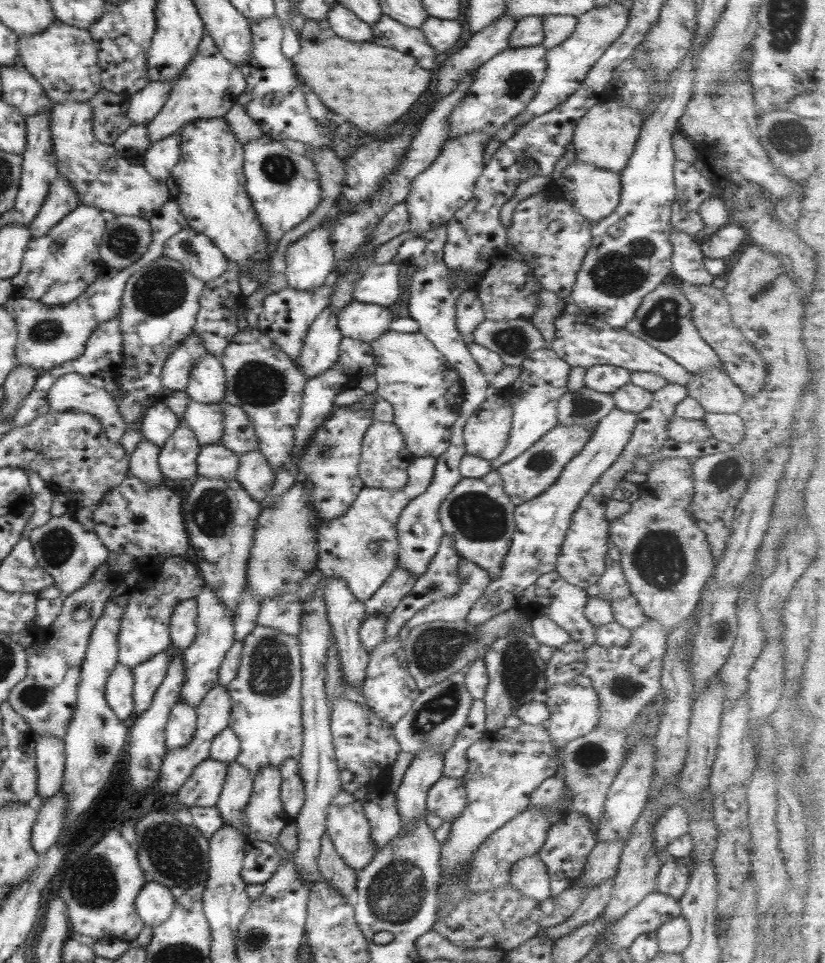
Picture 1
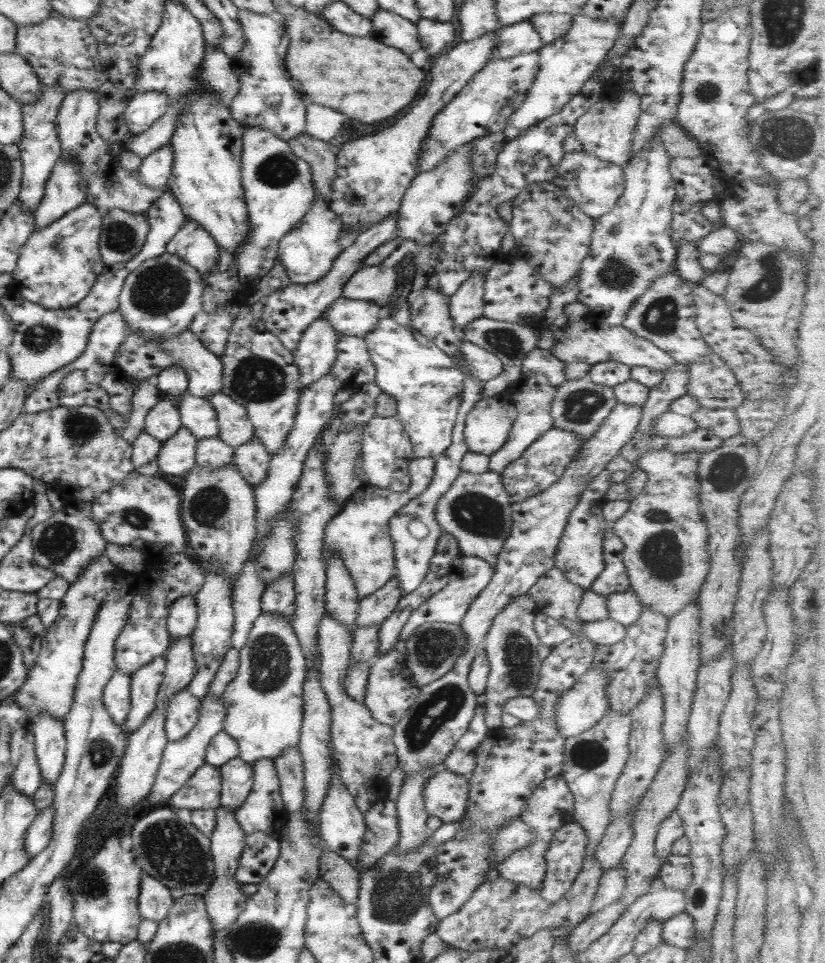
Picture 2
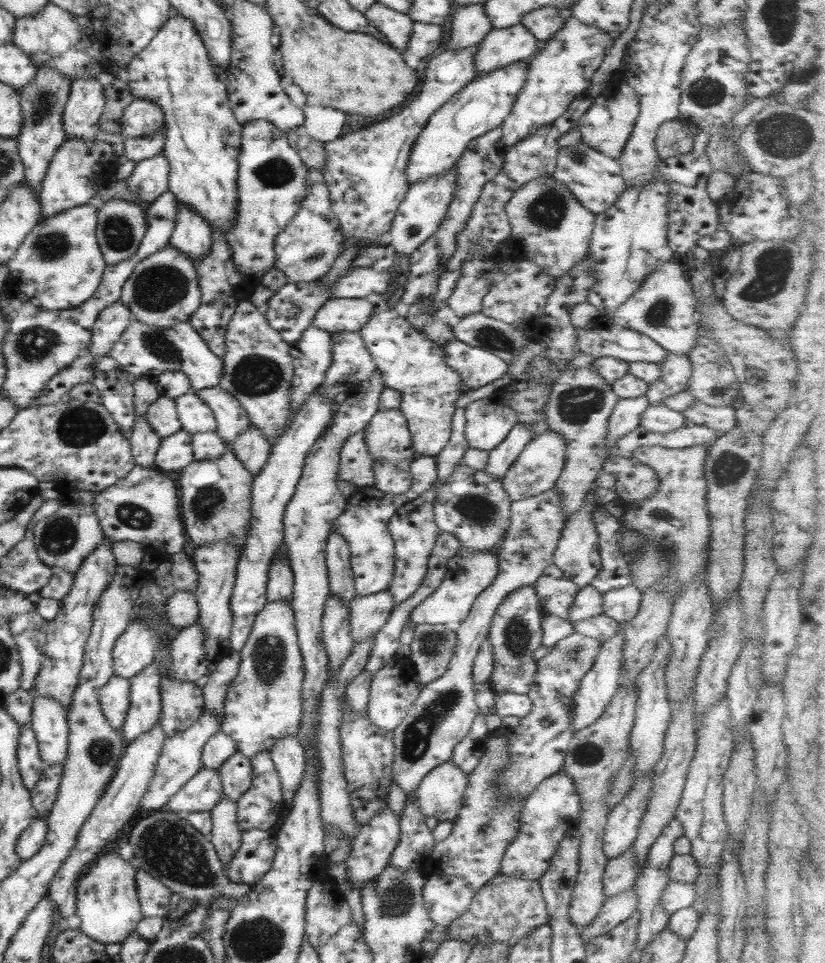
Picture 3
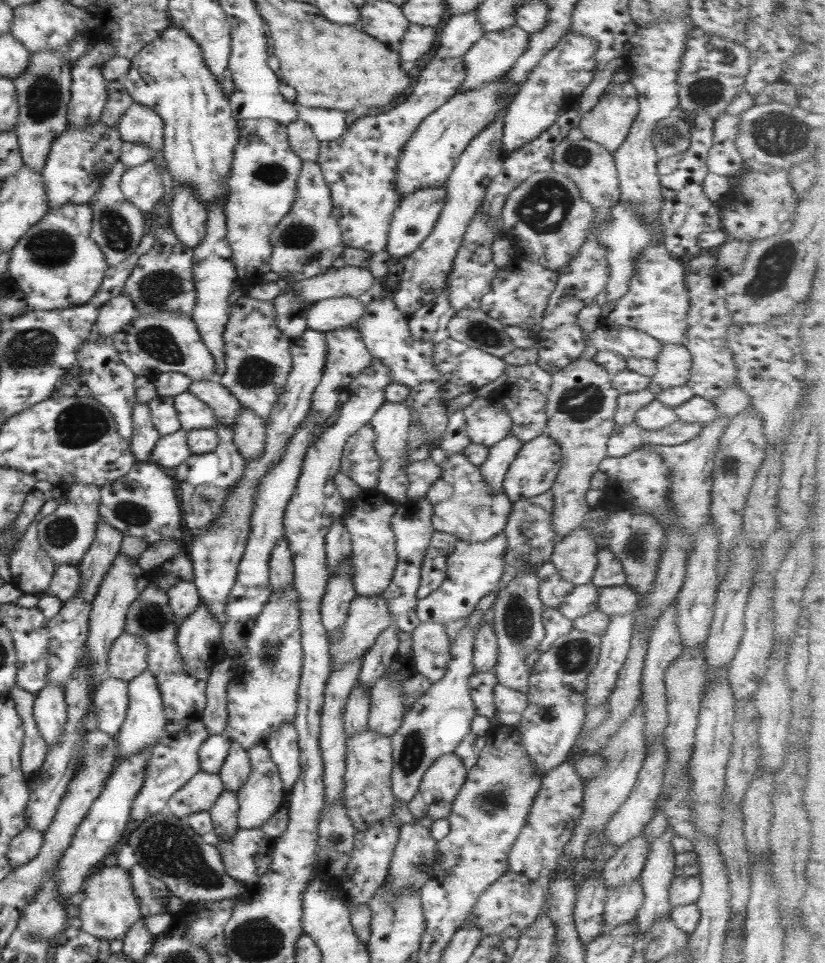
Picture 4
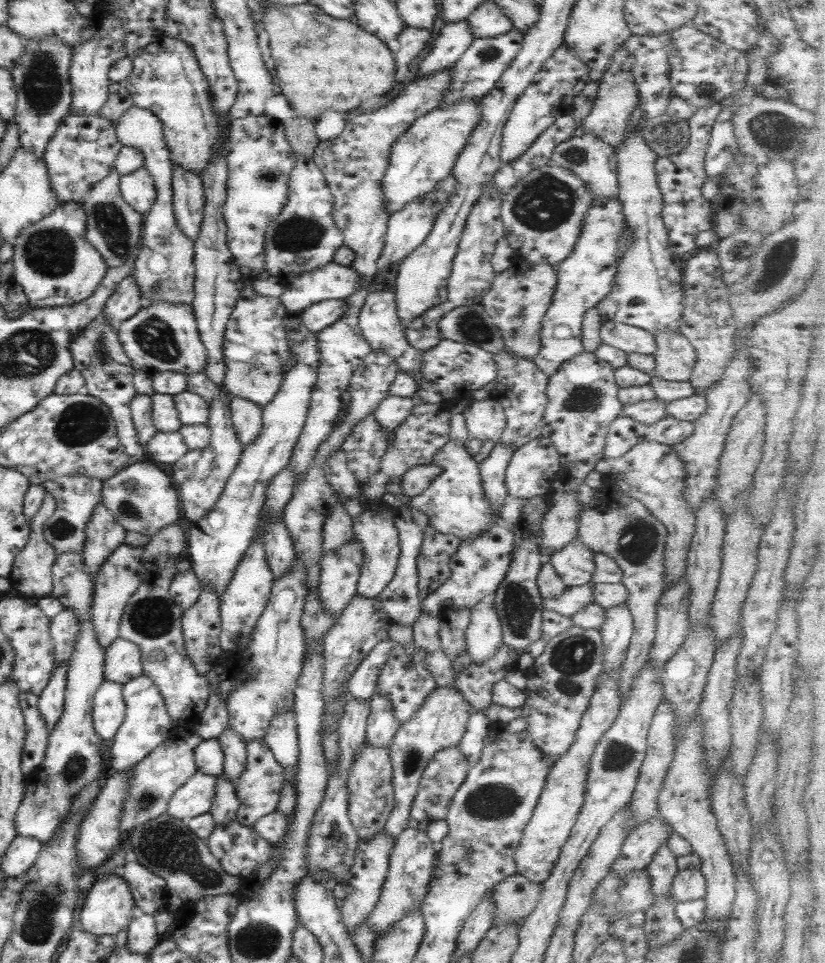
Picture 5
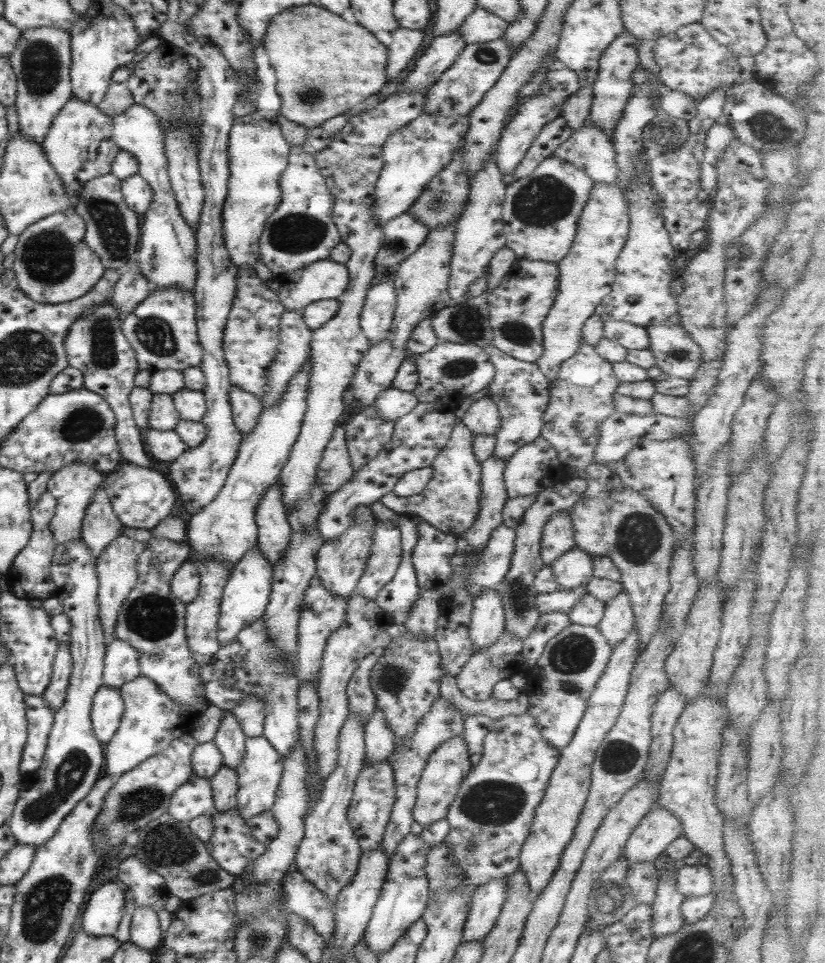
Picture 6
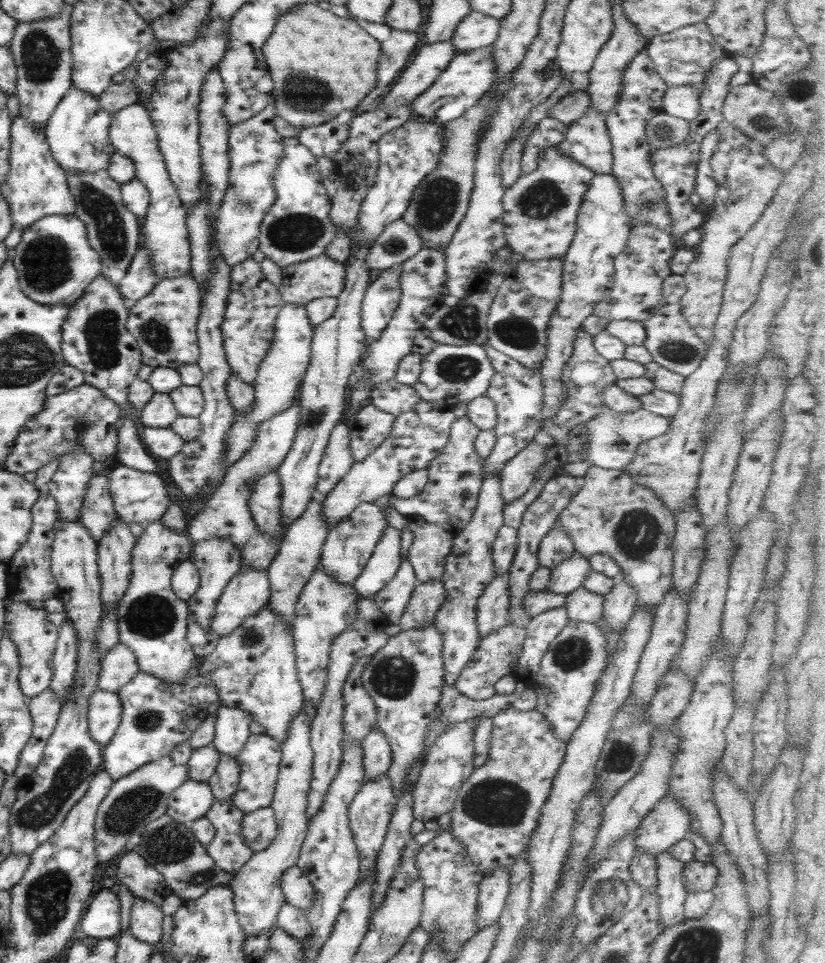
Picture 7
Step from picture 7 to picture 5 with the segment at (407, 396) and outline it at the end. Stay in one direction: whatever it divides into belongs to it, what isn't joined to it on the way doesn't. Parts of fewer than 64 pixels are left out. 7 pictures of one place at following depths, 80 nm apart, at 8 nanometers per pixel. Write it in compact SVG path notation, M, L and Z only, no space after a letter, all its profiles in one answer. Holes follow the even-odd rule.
M387 395L381 402L375 407L373 411L373 417L377 421L377 425L383 427L383 429L389 432L389 436L386 436L386 440L392 440L393 432L407 419L407 416L411 413L411 409L415 406L410 397L404 396L389 396Z

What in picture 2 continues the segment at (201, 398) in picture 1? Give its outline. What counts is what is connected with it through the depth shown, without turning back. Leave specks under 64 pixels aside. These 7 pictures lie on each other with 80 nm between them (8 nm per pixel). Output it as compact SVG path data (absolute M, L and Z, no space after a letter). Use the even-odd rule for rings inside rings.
M188 328L169 339L159 341L143 339L140 334L129 331L124 336L123 343L117 347L113 361L124 375L137 380L153 379L158 370L179 365L186 374L187 392L195 397L205 399L206 396L220 392L222 387L222 362L219 361L219 357L208 352Z

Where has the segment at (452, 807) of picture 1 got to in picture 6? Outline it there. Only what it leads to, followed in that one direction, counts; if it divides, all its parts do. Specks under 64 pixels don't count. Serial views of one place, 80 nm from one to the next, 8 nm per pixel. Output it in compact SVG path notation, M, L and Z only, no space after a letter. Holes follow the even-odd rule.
M460 734L449 737L437 748L434 748L418 778L412 809L413 821L419 823L421 827L425 827L430 826L435 821L441 820L441 818L445 818L449 806L459 789L460 782L466 778L471 766L467 745Z

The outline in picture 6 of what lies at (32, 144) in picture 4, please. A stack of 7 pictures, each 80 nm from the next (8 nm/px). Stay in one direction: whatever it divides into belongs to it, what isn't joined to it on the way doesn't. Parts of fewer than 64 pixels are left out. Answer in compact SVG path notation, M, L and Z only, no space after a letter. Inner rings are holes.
M52 26L21 30L16 45L8 56L16 78L14 107L18 130L31 142L42 142L50 122L72 97L70 78L70 36L67 30Z

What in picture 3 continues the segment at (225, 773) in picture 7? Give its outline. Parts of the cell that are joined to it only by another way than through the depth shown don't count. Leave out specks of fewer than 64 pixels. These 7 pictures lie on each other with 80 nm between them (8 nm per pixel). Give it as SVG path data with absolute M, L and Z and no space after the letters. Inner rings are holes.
M221 798L210 814L211 841L217 858L221 861L223 873L232 860L234 852L239 848L239 835L241 831L236 822L236 803Z

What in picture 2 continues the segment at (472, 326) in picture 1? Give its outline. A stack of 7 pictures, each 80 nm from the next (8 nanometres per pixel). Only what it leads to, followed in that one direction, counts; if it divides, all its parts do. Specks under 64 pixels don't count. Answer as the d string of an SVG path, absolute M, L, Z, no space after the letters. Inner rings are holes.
M474 270L469 279L459 284L459 289L447 299L447 310L454 328L465 329L469 322L481 317L483 280L485 270Z

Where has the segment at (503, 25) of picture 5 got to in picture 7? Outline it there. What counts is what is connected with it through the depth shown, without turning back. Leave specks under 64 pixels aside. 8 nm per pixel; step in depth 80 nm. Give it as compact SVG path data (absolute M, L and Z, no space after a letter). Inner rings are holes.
M470 10L449 38L454 55L493 44L498 35L498 28L498 19Z

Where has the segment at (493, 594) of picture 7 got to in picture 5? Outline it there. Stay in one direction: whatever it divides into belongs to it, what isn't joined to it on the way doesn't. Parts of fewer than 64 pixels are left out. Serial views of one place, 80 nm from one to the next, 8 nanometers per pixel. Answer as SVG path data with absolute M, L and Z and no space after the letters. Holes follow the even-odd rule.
M484 598L470 608L469 624L464 632L465 649L473 662L487 662L502 644L501 629L494 604Z

